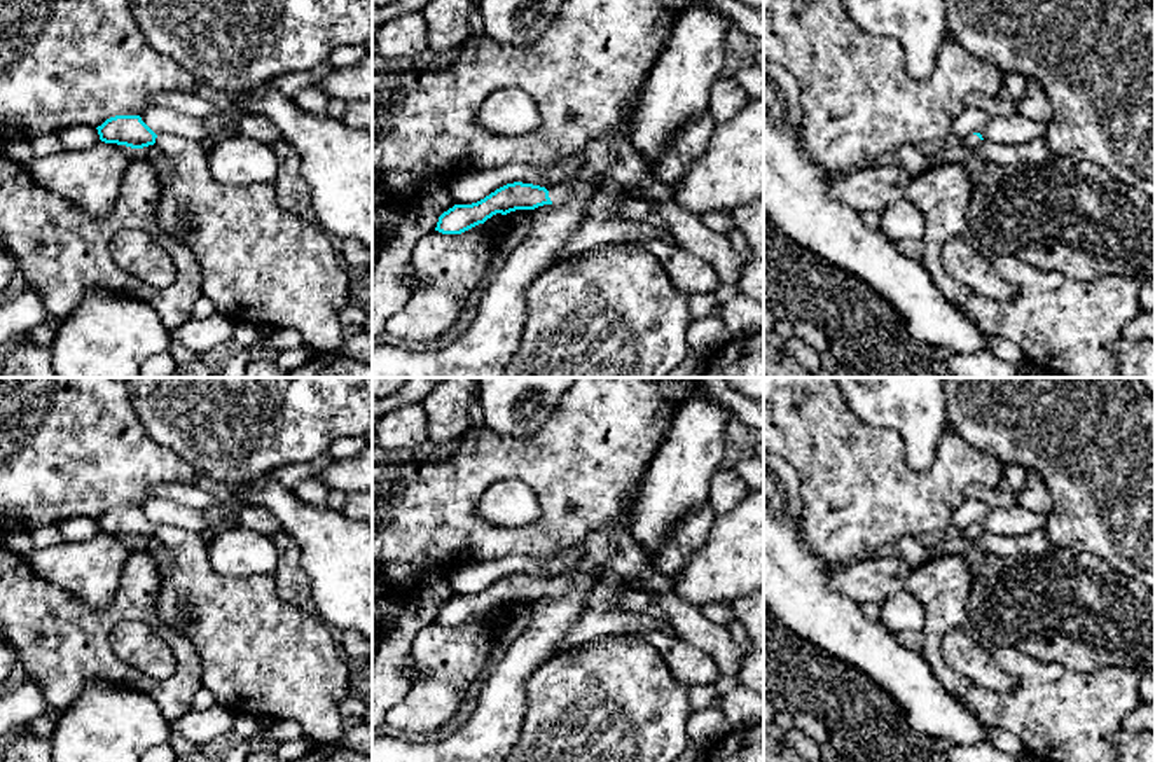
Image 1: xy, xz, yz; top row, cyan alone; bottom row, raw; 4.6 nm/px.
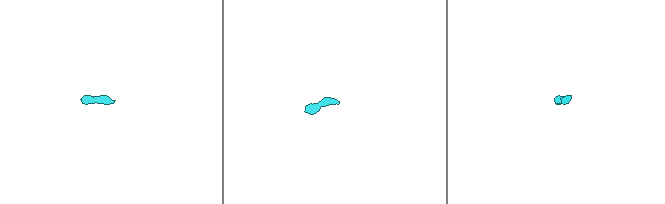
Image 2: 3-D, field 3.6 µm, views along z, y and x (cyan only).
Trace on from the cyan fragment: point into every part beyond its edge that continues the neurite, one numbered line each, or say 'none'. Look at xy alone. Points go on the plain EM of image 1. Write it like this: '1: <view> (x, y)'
1: xy (262, 656)

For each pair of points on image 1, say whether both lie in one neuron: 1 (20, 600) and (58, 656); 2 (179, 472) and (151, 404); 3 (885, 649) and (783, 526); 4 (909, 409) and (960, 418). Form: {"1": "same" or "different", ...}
{"1": "same", "2": "different", "3": "same", "4": "different"}

